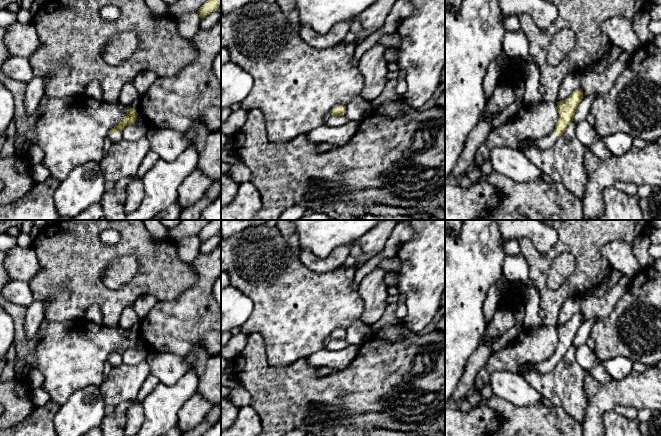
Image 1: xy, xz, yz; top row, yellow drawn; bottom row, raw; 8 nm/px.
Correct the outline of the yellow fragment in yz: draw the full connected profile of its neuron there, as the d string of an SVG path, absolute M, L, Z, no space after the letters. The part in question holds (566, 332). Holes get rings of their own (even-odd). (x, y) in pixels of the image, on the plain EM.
M580 312L578 314L575 314L565 324L556 326L559 336L559 342L556 347L555 353L549 359L537 364L534 367L534 370L542 374L550 373L558 364L558 362L565 356L568 349L573 345L578 329L583 322L583 315Z

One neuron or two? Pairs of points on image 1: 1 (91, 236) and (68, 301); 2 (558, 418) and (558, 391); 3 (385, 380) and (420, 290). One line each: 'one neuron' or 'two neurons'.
1: one neuron
2: two neurons
3: two neurons

